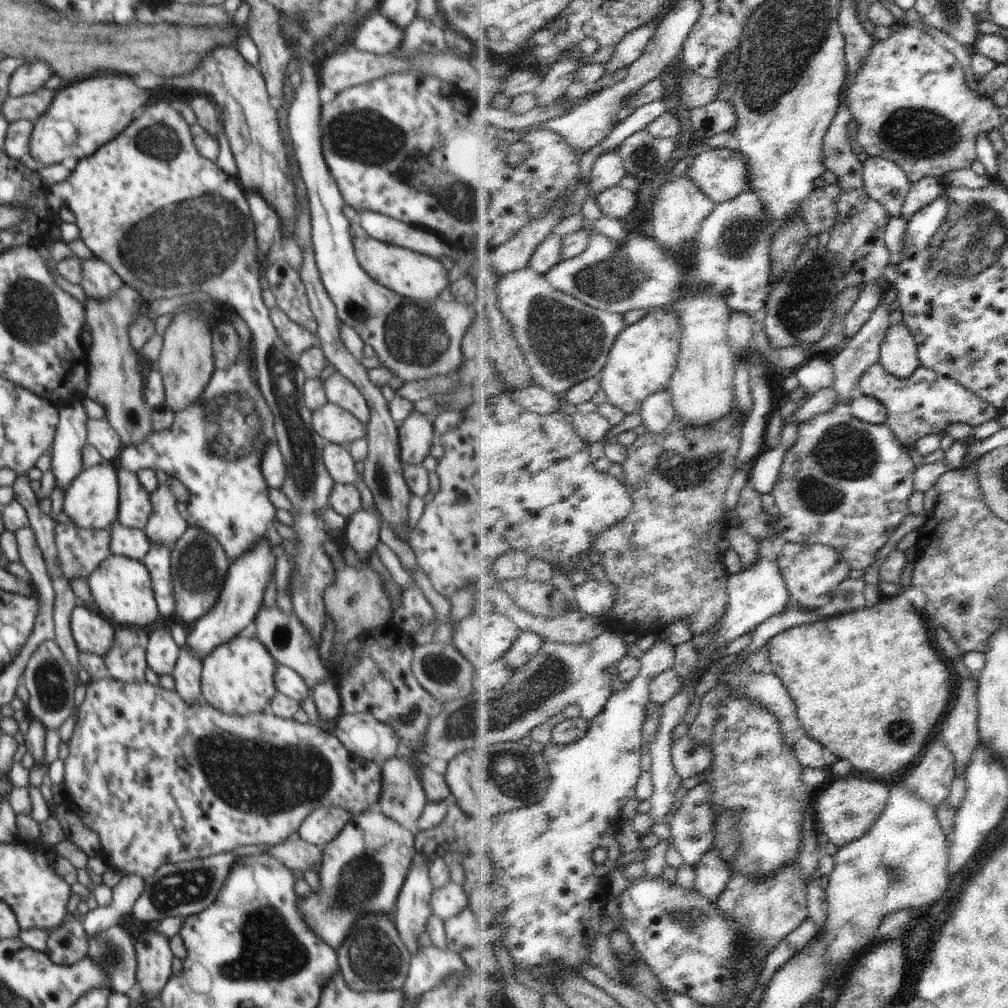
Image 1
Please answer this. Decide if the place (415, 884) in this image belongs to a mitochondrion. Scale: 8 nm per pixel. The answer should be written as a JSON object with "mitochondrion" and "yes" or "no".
{"mitochondrion":"no"}

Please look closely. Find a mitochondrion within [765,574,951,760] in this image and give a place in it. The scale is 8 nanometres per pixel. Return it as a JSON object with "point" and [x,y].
{"point":[899,731]}

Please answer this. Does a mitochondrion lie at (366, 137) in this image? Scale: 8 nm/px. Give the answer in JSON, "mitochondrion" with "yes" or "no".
{"mitochondrion":"yes"}

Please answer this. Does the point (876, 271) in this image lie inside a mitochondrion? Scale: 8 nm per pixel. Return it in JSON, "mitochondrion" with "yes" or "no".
{"mitochondrion":"no"}

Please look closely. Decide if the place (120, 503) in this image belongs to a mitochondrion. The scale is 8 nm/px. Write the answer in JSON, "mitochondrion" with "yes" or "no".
{"mitochondrion":"no"}

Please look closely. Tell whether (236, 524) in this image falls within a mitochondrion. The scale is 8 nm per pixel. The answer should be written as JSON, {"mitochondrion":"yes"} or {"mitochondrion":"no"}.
{"mitochondrion":"no"}

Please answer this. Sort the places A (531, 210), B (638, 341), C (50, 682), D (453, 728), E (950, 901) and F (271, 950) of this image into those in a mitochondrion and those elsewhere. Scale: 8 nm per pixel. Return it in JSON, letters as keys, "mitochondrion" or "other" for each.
{"A":"other","B":"other","C":"mitochondrion","D":"mitochondrion","E":"other","F":"mitochondrion"}

